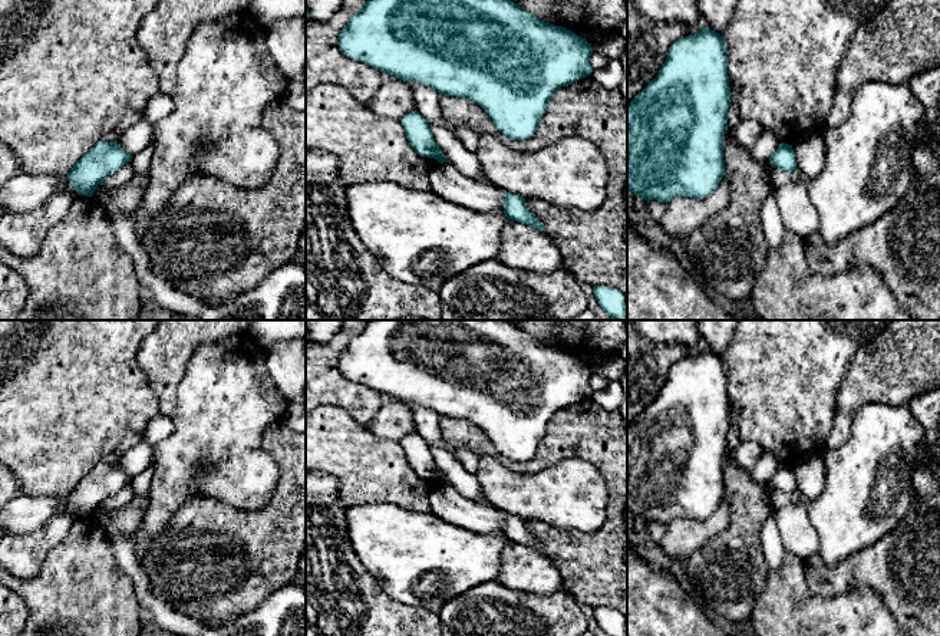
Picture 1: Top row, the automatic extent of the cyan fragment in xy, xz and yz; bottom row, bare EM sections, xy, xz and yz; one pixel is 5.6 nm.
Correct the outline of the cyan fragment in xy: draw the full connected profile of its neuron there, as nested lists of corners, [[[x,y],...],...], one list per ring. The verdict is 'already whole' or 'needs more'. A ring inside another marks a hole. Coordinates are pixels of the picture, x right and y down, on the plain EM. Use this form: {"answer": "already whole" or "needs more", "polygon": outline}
{"answer": "already whole", "polygon": [[[99,462],[70,491],[67,501],[77,517],[92,518],[98,507],[132,482],[118,464]]]}

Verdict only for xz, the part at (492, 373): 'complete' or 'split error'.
complete

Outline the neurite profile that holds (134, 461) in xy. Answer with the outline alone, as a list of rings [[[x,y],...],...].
[[[139,441],[128,449],[121,458],[118,465],[132,478],[141,474],[145,468],[154,464],[154,445],[146,441]]]

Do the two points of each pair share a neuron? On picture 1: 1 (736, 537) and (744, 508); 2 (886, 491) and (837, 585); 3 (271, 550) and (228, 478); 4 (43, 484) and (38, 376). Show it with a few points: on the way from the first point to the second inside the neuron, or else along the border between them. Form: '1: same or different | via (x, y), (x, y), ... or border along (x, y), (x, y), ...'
1: same | via (744, 530), (744, 516)
2: different | border along (883, 537), (833, 566), (828, 566), (818, 553)
3: different | border along (274, 490), (257, 508), (237, 508), (215, 497)
4: same | via (42, 457), (39, 450), (39, 404)

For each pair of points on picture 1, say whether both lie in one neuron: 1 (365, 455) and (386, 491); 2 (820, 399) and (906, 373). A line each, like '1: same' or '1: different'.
1: same
2: different

